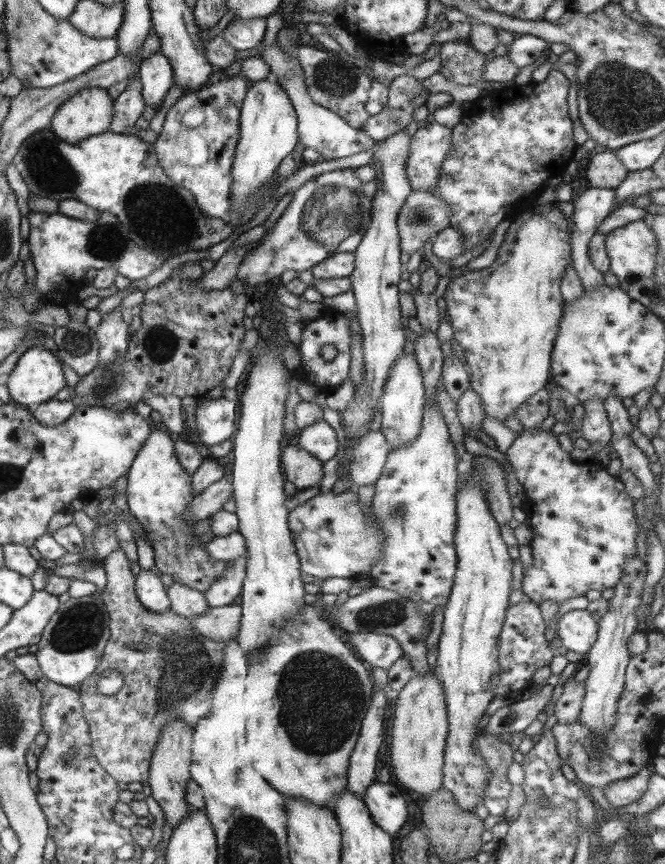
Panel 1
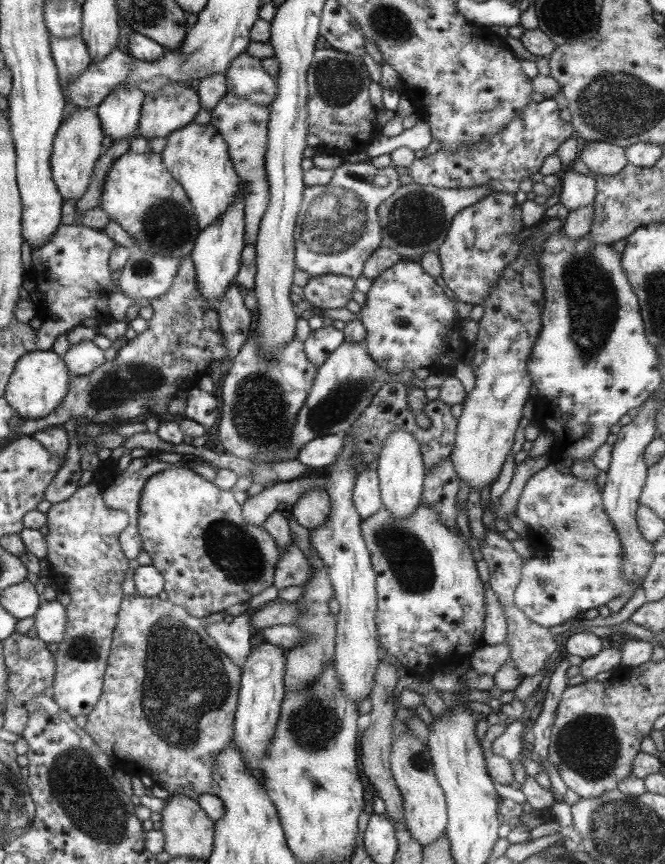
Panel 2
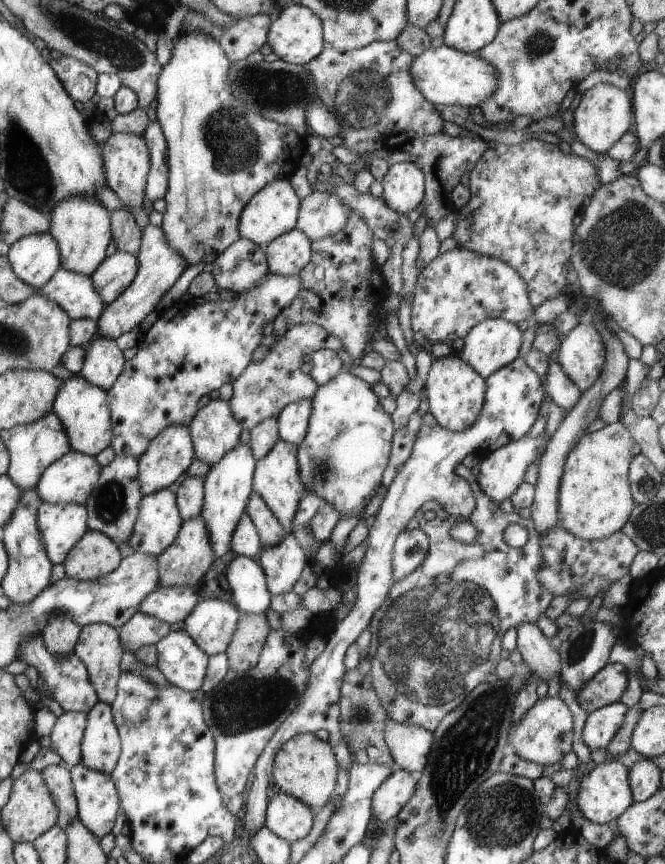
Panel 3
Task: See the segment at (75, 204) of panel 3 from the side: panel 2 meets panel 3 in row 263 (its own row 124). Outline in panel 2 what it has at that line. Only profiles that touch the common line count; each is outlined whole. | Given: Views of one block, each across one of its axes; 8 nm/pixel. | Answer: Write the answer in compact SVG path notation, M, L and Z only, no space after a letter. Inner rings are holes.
M80 108L63 117L53 138L49 158L51 179L53 179L59 195L63 197L63 201L71 199L71 201L77 202L77 199L87 191L94 164L101 156L101 140L103 140L102 126L100 126L99 117L93 108Z

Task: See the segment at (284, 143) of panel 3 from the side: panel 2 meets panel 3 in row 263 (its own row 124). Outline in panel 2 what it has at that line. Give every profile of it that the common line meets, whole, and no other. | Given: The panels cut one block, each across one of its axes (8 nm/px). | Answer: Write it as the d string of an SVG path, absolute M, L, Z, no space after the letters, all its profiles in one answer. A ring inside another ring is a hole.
M195 122L171 132L166 140L160 152L162 163L189 197L197 227L201 231L227 211L239 191L239 179L227 155L227 143L211 124L199 126Z

